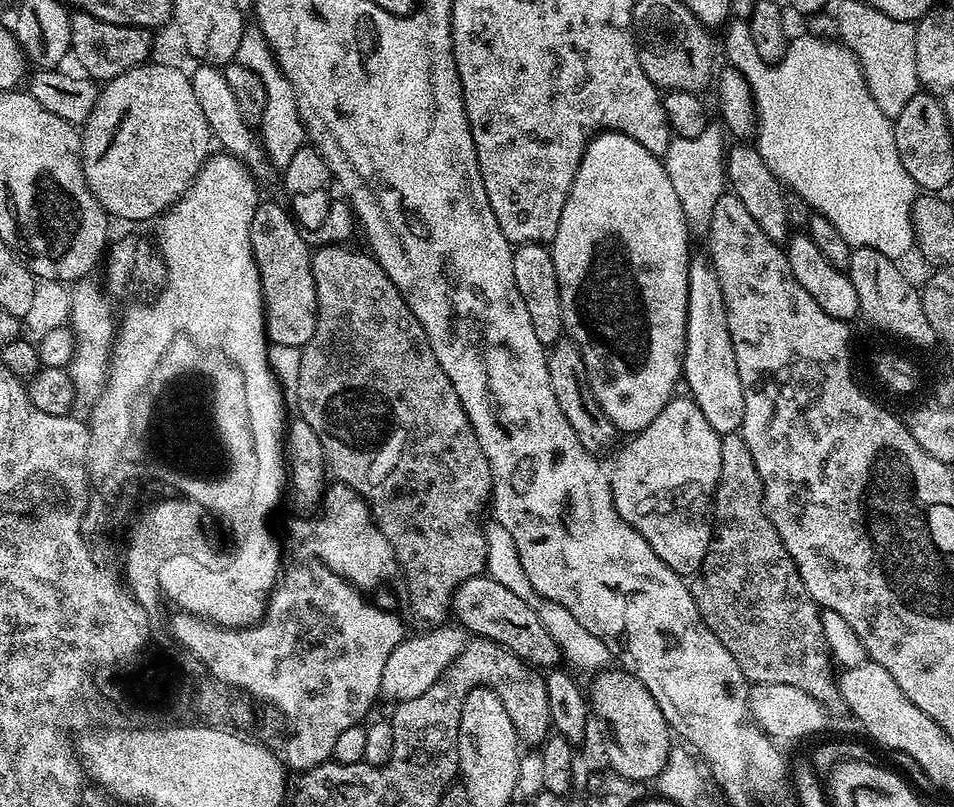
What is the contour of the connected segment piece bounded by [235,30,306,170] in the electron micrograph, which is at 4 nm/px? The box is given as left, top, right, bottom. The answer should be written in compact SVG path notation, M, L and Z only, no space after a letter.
M245 30L242 42L236 51L235 63L246 66L262 78L262 86L266 88L266 114L262 114L262 122L258 129L258 140L264 143L264 152L276 170L290 166L290 158L298 154L300 148L305 147L306 133L304 122L300 119L300 111L296 108L296 92L293 91L287 79L280 74L276 59L264 41L264 35L258 30Z

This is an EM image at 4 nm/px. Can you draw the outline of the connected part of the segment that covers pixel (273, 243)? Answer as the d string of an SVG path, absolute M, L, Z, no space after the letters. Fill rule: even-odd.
M264 198L256 208L252 223L252 257L256 259L260 283L264 285L267 339L278 346L303 349L310 338L314 338L316 325L313 249L308 248L304 241L305 233L298 227L289 209L280 204Z

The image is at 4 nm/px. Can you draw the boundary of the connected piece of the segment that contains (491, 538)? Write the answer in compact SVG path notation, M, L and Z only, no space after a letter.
M492 522L485 527L484 537L488 547L487 575L492 576L494 582L502 582L502 586L506 586L506 590L518 594L518 598L522 598L522 602L526 602L534 609L538 614L538 622L542 622L542 626L546 626L546 634L550 634L550 638L554 638L563 659L565 661L568 659L573 664L573 666L571 665L573 669L607 669L609 667L608 660L611 661L613 655L606 646L606 642L602 642L600 636L590 634L590 630L586 630L586 626L582 626L582 622L578 622L578 618L574 618L574 614L570 614L570 610L566 610L566 606L562 606L553 600L547 600L545 596L536 593L534 586L530 586L530 578L526 578L526 570L522 570L522 562L518 558L518 546L514 542L510 530Z

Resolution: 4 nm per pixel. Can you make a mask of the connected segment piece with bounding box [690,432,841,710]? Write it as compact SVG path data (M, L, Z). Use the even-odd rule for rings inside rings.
M726 432L721 435L722 470L714 493L714 523L712 541L706 550L706 558L700 571L691 577L690 587L696 609L706 626L734 654L734 662L742 670L745 681L753 685L760 683L782 683L796 686L810 694L832 710L841 703L837 669L832 669L832 656L828 653L828 640L824 637L824 624L820 621L822 609L810 598L800 577L800 570L790 558L778 530L770 522L764 509L764 483L750 458L740 432Z

